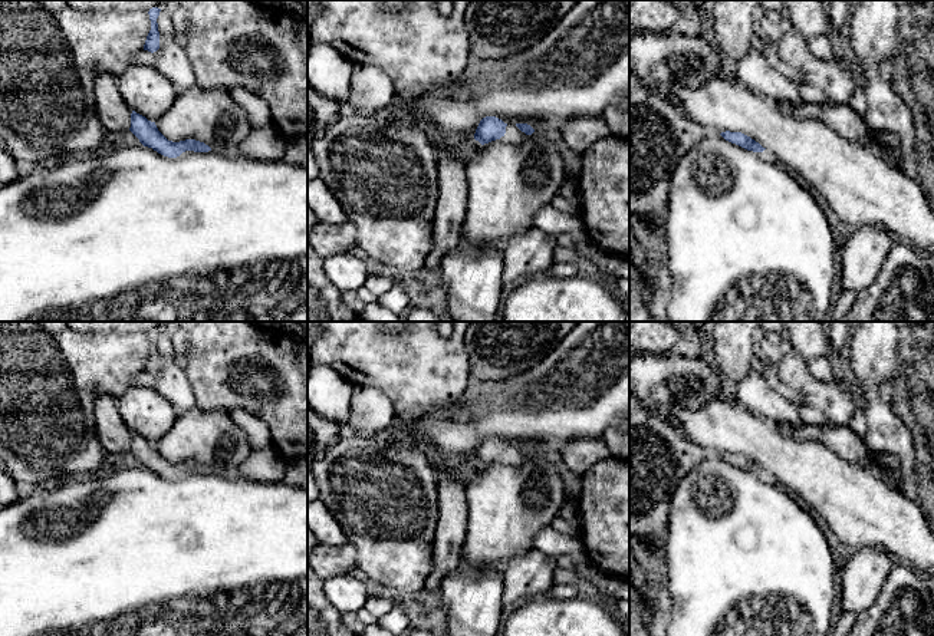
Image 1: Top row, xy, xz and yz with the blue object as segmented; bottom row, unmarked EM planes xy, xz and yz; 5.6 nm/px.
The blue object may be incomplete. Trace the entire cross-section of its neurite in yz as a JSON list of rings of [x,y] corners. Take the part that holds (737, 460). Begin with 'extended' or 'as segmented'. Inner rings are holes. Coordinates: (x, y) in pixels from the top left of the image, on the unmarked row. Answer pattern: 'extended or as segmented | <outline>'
extended | [[[721,454],[720,455],[726,462],[736,465],[747,472],[753,472],[764,484],[776,484],[776,478],[770,471],[763,469],[759,464],[741,454]]]

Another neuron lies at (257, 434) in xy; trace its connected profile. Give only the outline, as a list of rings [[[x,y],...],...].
[[[240,408],[228,412],[228,415],[246,432],[251,451],[272,445],[269,428],[256,415]]]

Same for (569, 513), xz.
[[[565,502],[565,505],[560,508],[559,517],[562,517],[566,523],[569,523],[581,533],[582,518],[575,502]]]

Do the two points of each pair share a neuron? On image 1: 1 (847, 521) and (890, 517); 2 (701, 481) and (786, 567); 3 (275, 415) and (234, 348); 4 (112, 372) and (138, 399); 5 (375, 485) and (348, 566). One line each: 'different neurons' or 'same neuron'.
1: same neuron
2: same neuron
3: same neuron
4: different neurons
5: different neurons

